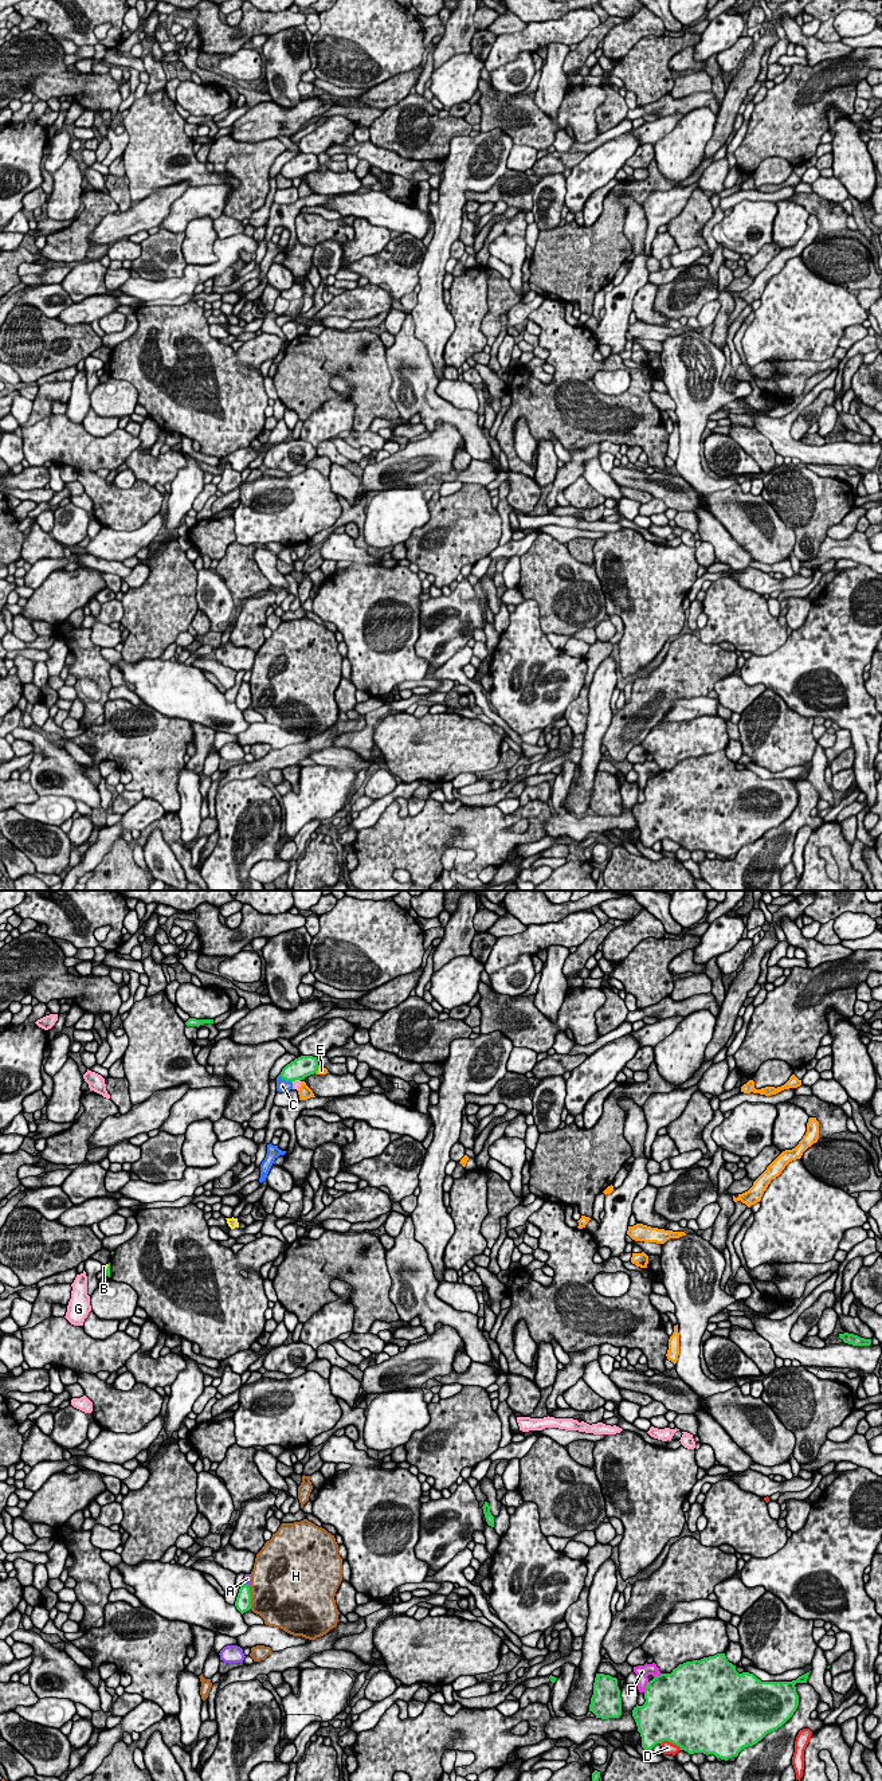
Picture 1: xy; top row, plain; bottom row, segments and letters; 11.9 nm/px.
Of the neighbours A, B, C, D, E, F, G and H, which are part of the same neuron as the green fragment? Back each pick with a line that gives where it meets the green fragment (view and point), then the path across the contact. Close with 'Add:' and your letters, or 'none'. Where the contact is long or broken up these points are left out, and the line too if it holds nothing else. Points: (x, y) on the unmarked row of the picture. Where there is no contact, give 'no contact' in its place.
Add: none

